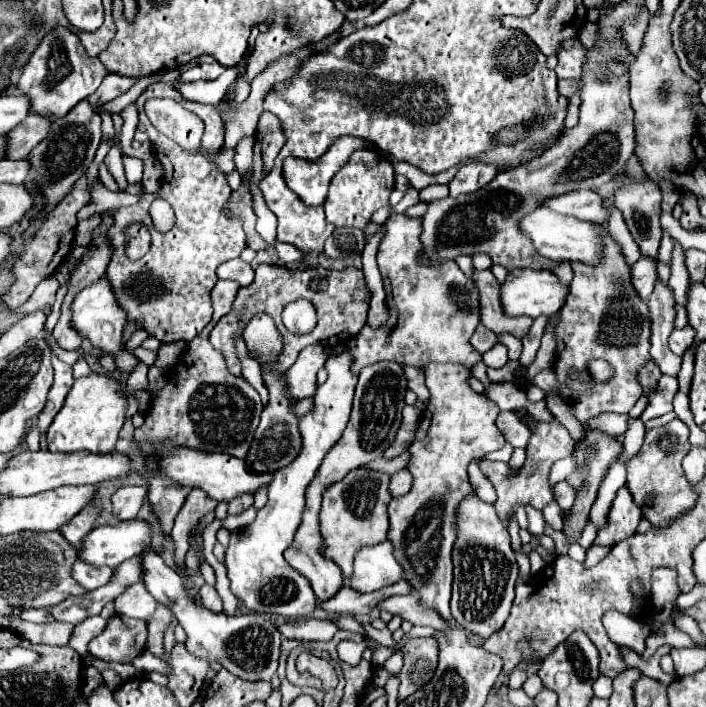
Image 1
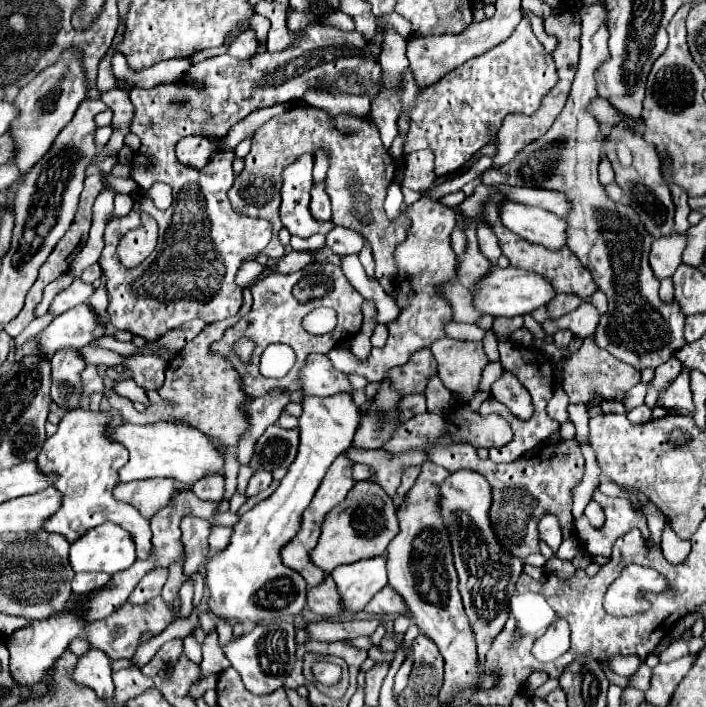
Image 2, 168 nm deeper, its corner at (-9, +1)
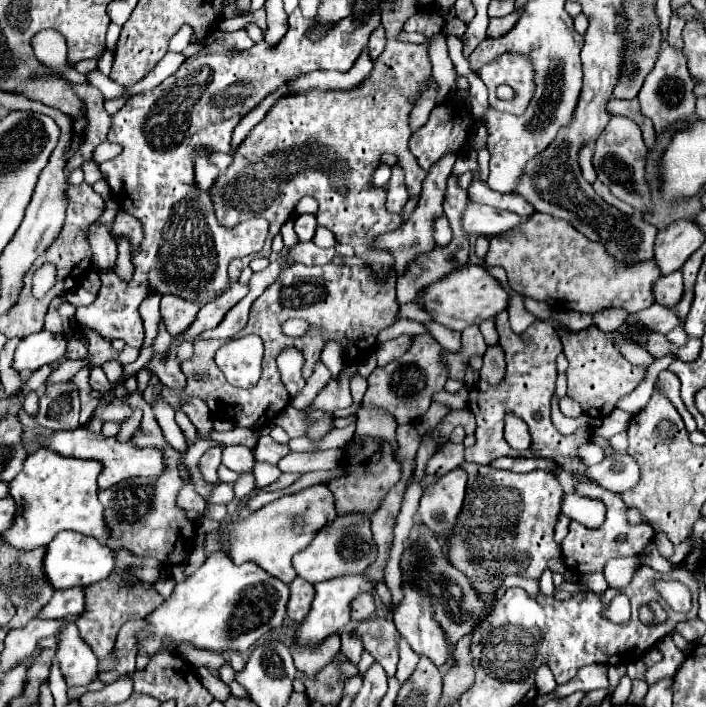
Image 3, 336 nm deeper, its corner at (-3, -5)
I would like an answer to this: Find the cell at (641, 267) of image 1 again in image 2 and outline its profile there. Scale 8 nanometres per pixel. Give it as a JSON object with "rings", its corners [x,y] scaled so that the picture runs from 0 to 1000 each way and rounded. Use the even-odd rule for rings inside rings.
{"rings":[[[948,332],[936,335],[933,341],[925,344],[922,358],[919,358],[919,372],[933,397],[950,392],[956,380],[965,375],[965,361],[970,352],[970,332]]]}

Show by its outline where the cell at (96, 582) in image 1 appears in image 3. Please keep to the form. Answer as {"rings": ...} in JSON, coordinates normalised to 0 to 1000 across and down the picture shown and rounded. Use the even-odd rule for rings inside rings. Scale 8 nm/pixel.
{"rings":[[[118,830],[78,836],[69,853],[52,867],[52,876],[72,878],[95,870],[112,870],[118,864]]]}

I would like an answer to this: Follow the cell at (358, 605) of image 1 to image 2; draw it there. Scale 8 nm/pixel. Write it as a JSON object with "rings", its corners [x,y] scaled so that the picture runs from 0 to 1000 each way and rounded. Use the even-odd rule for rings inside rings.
{"rings":[[[463,819],[458,827],[441,830],[435,836],[435,859],[449,870],[466,870],[466,873],[486,867],[483,842],[472,819]]]}

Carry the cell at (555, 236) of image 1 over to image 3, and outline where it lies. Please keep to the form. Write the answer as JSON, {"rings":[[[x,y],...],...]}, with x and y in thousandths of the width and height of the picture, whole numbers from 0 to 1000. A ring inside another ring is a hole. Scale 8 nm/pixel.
{"rings":[[[661,287],[653,315],[656,315],[656,327],[661,332],[695,335],[695,332],[724,327],[727,321],[732,321],[738,315],[738,307],[729,301],[721,301],[721,298],[693,293],[693,290]]]}

